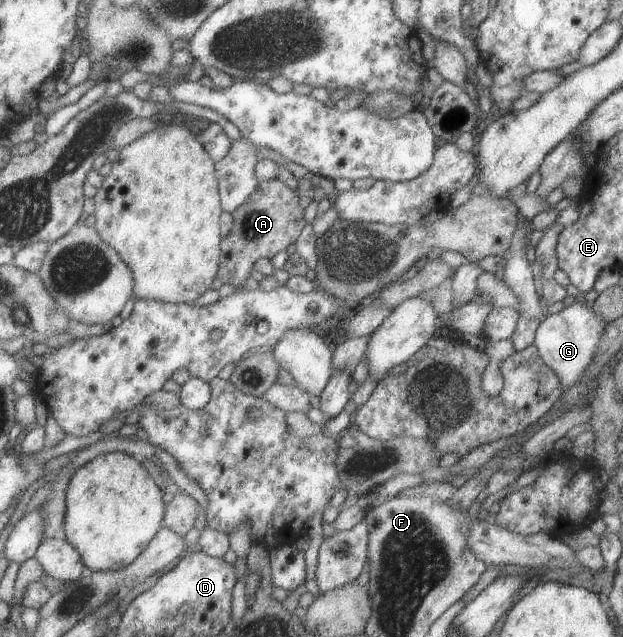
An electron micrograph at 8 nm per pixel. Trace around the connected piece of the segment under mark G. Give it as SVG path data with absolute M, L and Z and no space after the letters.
M580 297L569 306L564 306L561 312L547 315L538 324L534 333L534 346L541 361L557 378L563 390L575 386L579 378L583 378L587 366L595 358L599 348L599 336L603 334L605 320L591 310L591 302L587 297Z

